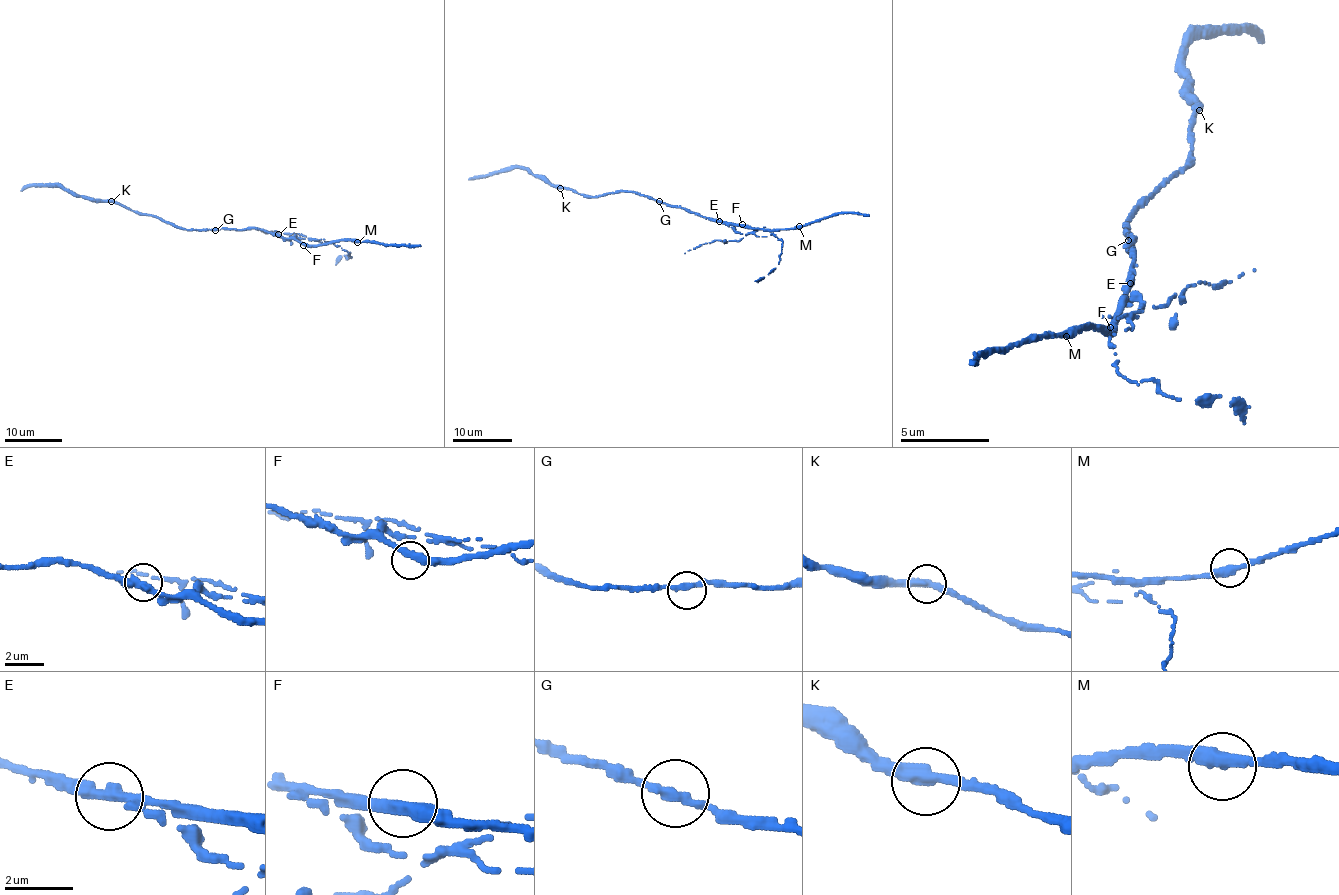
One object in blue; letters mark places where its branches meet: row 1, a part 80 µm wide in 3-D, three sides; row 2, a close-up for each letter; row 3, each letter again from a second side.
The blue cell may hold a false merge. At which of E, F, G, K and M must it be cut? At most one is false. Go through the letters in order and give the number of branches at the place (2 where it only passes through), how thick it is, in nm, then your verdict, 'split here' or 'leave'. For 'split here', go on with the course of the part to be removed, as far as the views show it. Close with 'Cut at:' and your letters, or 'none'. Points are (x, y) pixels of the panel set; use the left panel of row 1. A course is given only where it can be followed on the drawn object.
E: 2 branches meet; 360 nm thick; split here; foreign part runs (278, 234), (285, 239), (328, 242), (345, 249), (351, 257), (344, 255), (336, 264)
F: 2 branches meet; 400 nm thick; leave
G: 2 branches meet; 280 nm thick; leave
K: 2 branches meet; 360 nm thick; leave
M: 2 branches meet; 360 nm thick; leave
Cut at: E

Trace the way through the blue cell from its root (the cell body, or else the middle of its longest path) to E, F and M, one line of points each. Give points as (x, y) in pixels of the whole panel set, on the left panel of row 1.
E: (216, 229), (262, 229), (278, 234)
F: (216, 229), (262, 229), (284, 237), (295, 238), (303, 245)
M: (216, 229), (262, 229), (310, 245), (347, 240), (357, 242)

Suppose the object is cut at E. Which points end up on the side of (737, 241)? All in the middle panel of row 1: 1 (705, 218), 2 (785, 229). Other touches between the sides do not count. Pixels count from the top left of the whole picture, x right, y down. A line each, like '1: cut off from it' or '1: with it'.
1: cut off from it
2: cut off from it

